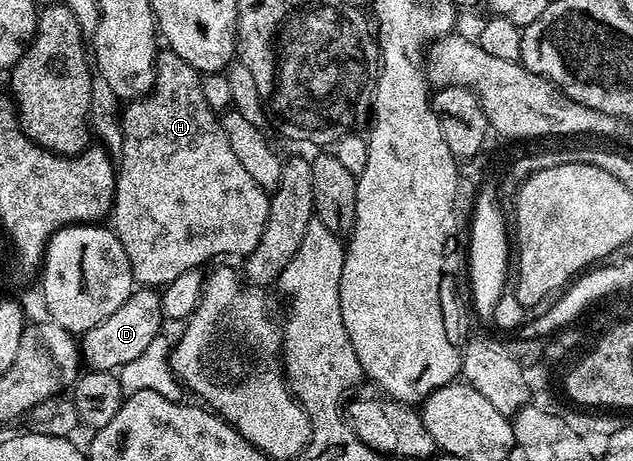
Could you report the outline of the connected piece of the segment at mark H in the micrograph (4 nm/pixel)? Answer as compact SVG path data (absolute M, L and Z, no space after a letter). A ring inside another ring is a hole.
M164 49L156 56L156 80L151 91L143 99L133 99L123 108L120 124L122 125L122 153L118 156L118 170L116 173L116 196L112 202L110 216L111 230L116 232L118 241L122 241L122 249L126 249L126 257L130 261L133 280L137 284L153 289L163 288L176 277L186 273L187 270L203 268L207 259L216 259L219 255L240 255L246 257L262 241L262 229L266 229L268 220L269 192L261 189L258 181L242 169L242 161L234 157L230 150L230 141L226 141L226 133L222 129L217 112L206 105L206 96L202 94L200 80L201 72L194 70L178 53L171 49Z

